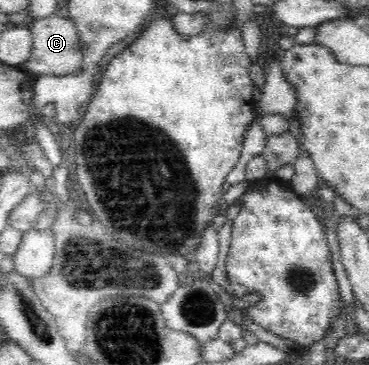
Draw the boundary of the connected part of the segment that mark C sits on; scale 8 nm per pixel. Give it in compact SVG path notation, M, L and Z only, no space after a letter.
M52 16L46 20L38 20L31 27L33 47L31 56L18 62L24 73L45 76L66 76L78 71L82 66L83 50L76 24L67 17Z

